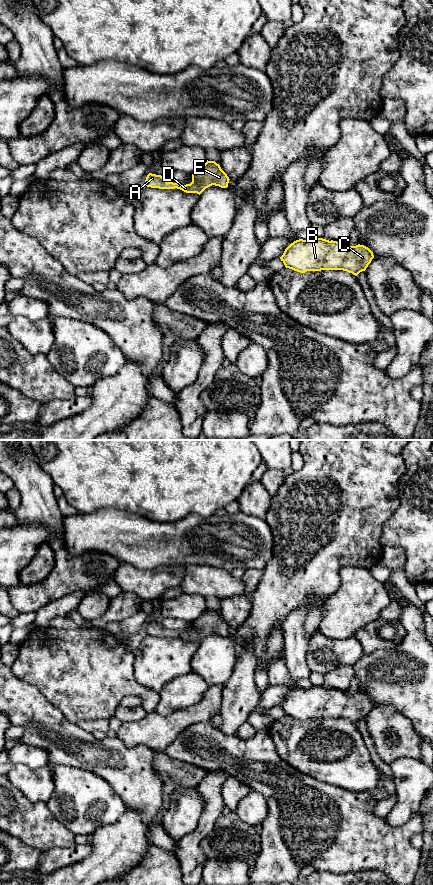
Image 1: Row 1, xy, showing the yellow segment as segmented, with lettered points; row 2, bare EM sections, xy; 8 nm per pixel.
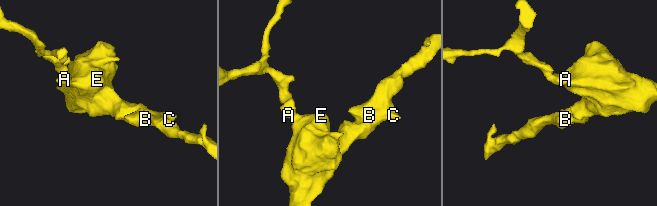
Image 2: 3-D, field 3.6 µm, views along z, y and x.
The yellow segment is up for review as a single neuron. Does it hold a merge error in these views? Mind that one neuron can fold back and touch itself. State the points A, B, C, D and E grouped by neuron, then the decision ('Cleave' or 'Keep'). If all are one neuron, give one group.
Groups: A B C D E. Keep

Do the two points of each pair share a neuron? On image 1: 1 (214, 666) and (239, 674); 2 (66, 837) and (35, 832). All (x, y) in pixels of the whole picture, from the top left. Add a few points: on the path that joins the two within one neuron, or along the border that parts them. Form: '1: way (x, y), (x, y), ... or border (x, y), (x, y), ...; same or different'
1: border (238, 649), (238, 659), (234, 669), (222, 684); different
2: way (58, 836), (43, 832); same

